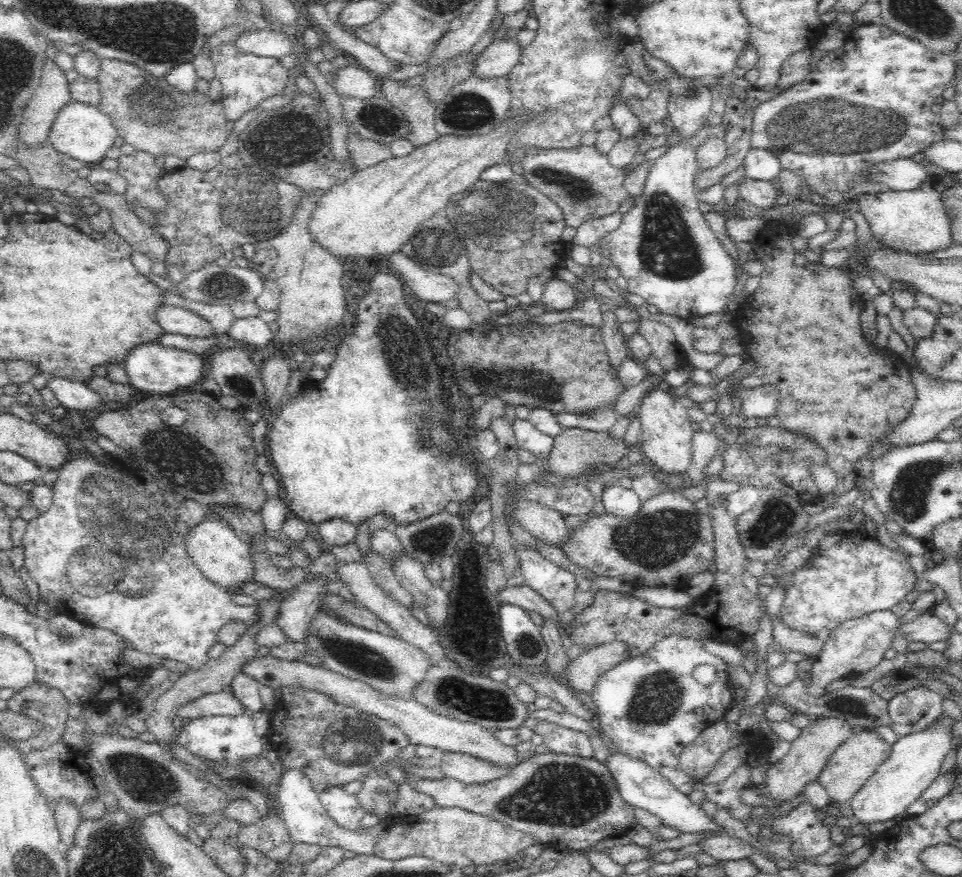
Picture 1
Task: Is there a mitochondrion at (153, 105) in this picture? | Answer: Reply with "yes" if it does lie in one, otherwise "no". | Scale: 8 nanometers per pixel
yes

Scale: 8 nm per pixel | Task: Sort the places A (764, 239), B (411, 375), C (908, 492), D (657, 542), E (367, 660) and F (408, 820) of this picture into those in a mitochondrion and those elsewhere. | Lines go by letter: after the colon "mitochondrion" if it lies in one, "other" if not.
A: other
B: mitochondrion
C: mitochondrion
D: mitochondrion
E: mitochondrion
F: other

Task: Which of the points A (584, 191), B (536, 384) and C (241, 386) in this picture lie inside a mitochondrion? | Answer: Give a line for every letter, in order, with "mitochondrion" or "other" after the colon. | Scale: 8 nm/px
A: mitochondrion
B: mitochondrion
C: mitochondrion

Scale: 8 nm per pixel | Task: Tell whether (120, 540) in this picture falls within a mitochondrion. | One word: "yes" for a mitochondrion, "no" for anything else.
yes

